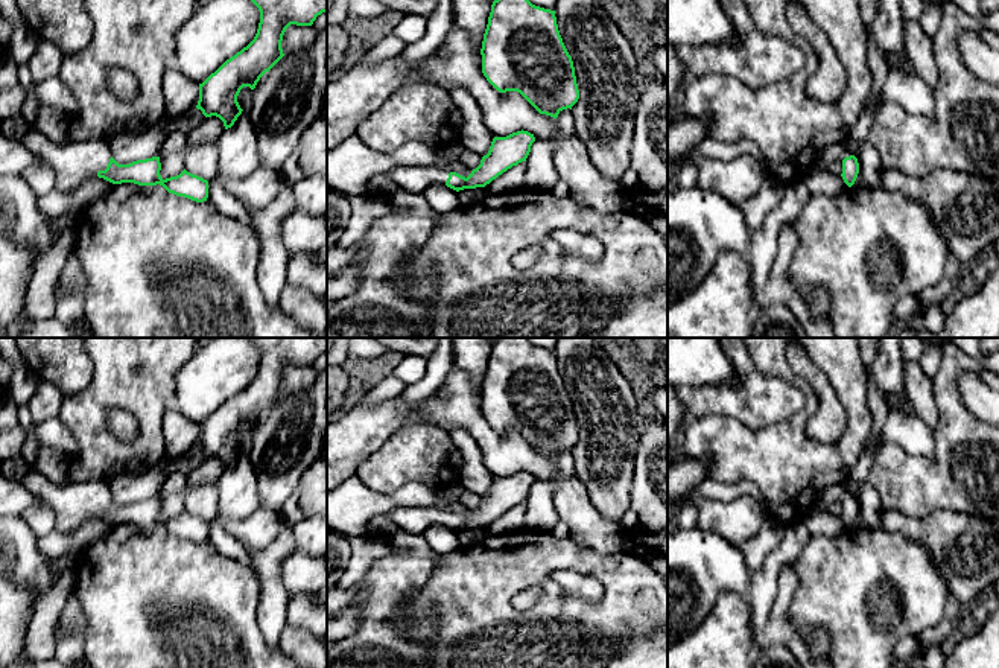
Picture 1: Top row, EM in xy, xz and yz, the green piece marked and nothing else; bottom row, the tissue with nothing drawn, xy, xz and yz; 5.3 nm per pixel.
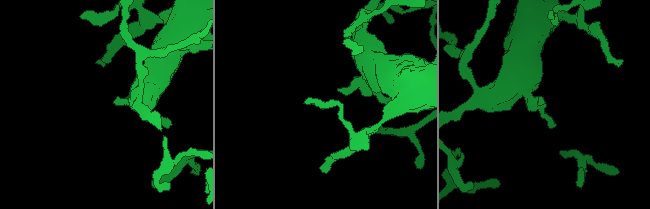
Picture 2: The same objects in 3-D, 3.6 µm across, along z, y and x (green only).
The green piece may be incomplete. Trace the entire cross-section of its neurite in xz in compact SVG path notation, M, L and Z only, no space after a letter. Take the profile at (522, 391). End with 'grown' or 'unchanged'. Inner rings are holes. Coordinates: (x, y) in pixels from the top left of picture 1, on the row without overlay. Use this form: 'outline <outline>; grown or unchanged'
outline M528 338L493 342L480 396L487 421L500 434L520 434L540 455L557 460L579 440L573 402L560 376L555 351L535 347Z; unchanged

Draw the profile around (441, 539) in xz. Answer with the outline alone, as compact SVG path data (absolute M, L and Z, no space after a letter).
M432 525L423 531L427 545L436 554L449 554L461 548L458 533L446 525Z

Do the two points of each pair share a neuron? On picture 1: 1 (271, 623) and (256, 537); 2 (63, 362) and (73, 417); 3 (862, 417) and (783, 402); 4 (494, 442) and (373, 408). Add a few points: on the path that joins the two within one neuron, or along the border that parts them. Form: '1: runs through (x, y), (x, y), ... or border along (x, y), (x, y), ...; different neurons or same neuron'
1: border along (285, 525), (265, 547), (247, 548); different neurons
2: border along (91, 365), (91, 381), (84, 388), (64, 394); different neurons
3: border along (806, 402), (788, 419), (773, 423); different neurons
4: runs through (464, 413), (403, 411); same neuron

